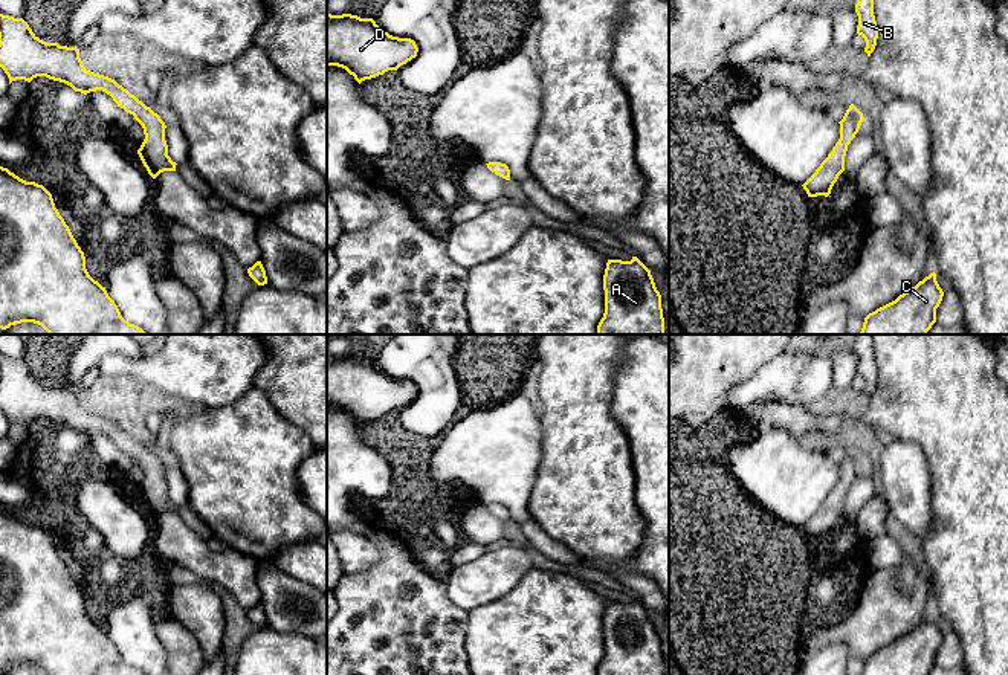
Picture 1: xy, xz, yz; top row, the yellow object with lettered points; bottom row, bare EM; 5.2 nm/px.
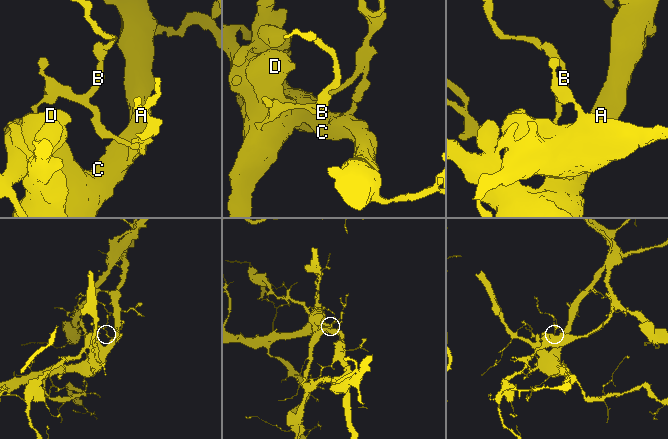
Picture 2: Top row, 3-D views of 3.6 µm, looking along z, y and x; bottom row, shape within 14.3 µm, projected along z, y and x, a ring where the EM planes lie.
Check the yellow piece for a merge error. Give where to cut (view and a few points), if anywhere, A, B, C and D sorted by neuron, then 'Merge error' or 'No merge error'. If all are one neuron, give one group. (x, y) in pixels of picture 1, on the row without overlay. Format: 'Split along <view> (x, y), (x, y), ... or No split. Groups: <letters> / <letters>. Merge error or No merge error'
Split along xy (156, 475), (148, 480), (147, 504), (153, 510), (150, 516). Groups: A C / B D. Merge error

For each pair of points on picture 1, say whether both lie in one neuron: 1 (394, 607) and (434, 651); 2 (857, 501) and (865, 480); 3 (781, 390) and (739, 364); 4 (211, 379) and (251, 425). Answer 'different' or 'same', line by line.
1: same
2: same
3: different
4: different

